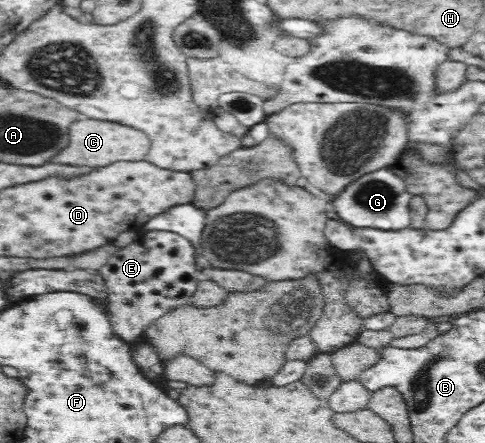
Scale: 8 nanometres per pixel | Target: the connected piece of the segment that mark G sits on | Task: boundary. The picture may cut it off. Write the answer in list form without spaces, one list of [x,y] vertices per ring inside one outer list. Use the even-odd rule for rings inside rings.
[[[390,165],[377,168],[375,171],[354,179],[347,187],[334,197],[335,213],[355,228],[372,228],[389,231],[402,231],[412,228],[412,199],[415,197],[408,191],[405,180],[393,171]]]

